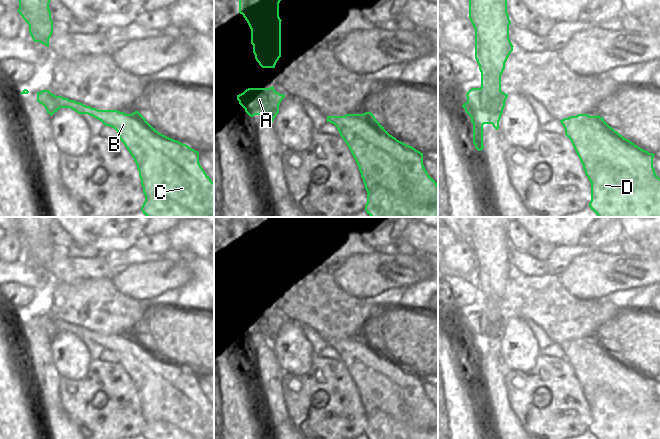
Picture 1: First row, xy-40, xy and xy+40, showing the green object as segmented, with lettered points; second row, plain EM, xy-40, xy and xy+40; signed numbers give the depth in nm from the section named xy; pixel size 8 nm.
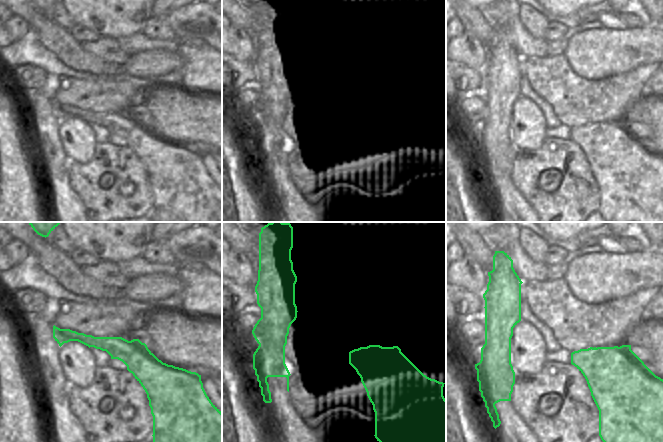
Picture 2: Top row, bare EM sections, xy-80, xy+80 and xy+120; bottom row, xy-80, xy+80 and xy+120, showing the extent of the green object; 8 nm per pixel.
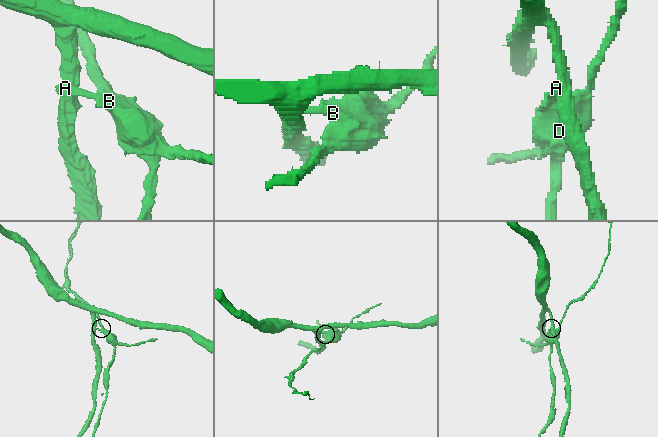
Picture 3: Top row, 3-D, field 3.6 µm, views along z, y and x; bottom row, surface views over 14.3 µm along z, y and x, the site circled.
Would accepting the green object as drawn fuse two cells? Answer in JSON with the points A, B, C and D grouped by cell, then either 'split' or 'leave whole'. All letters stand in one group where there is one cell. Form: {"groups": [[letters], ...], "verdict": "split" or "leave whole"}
{"groups": [["A", "B", "C"], ["D"]], "verdict": "split"}

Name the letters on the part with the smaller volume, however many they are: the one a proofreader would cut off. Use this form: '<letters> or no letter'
D

